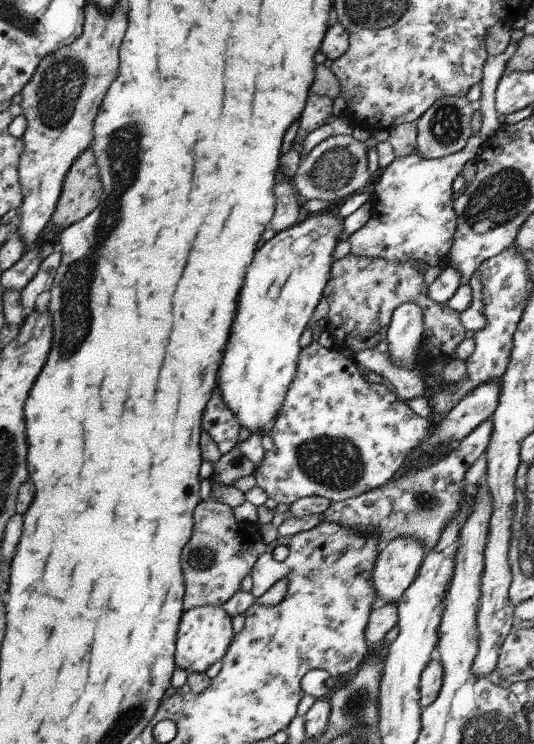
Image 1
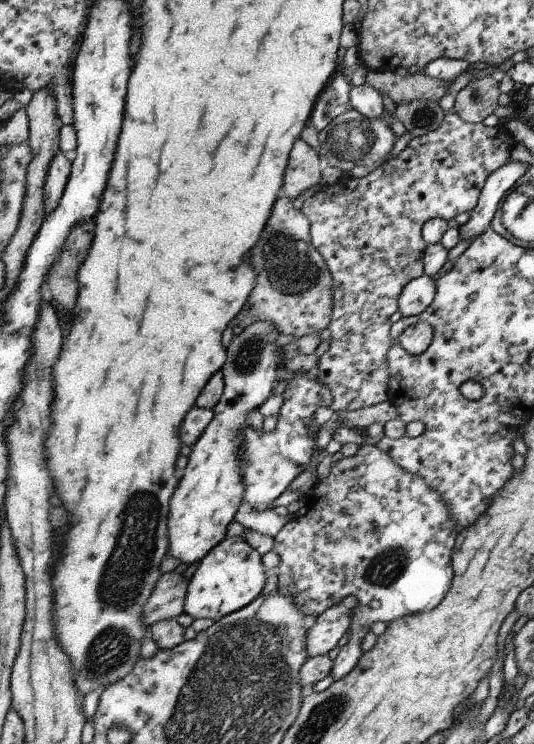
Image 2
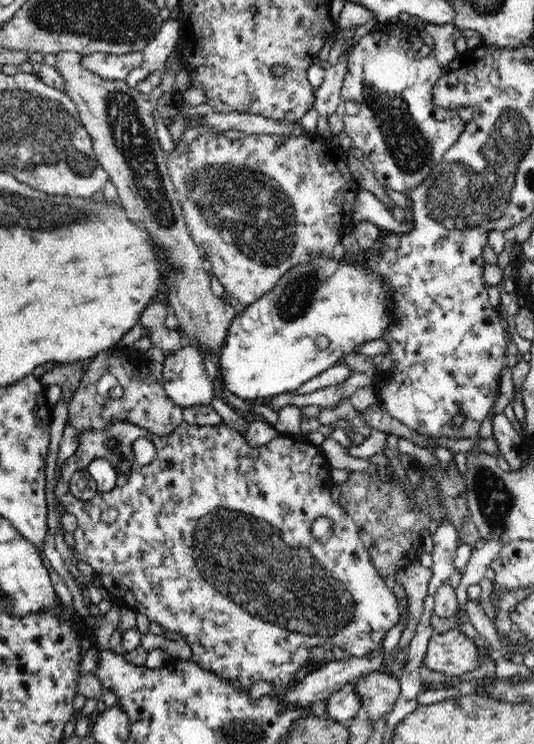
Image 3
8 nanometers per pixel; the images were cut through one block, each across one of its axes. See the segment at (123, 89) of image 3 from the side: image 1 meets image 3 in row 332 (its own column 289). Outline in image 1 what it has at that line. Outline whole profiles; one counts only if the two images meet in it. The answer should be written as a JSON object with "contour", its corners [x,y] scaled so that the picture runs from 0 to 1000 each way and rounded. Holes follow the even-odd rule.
{"contour":[[[521,238],[513,258],[517,258],[517,282],[506,296],[506,308],[522,313],[549,305],[571,286],[566,281],[567,270],[558,263],[547,243]]]}

